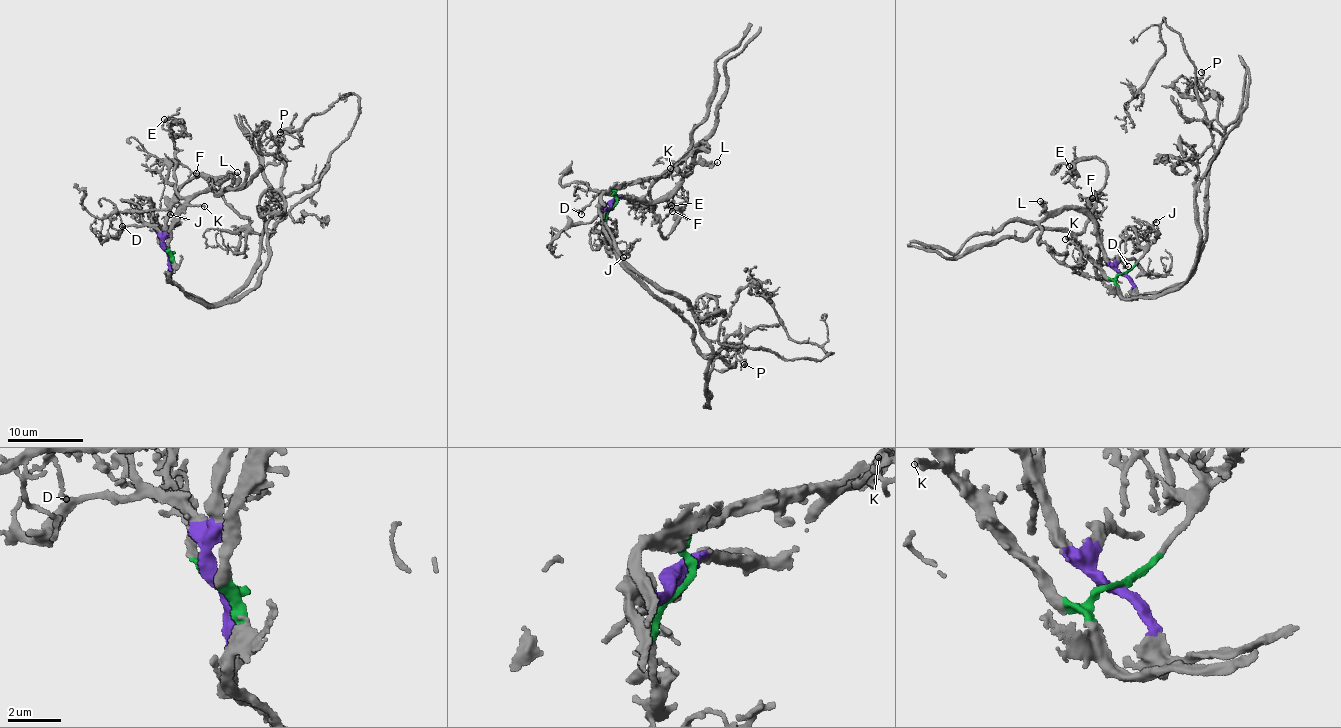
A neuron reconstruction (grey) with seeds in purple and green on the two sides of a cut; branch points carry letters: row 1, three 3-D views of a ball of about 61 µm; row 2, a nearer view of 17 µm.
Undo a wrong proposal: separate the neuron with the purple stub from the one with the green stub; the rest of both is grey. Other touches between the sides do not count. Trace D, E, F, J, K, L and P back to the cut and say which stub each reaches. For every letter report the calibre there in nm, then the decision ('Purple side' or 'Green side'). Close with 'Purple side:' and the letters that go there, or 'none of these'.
D: Thickness 110 nm. Purple side
E: Thickness 130 nm. Green side
F: Thickness 160 nm. Green side
J: Thickness 140 nm. Green side
K: Thickness 170 nm. Green side
L: Thickness 200 nm. Purple side
P: Thickness 160 nm. Purple side
Purple side: D, L, P

